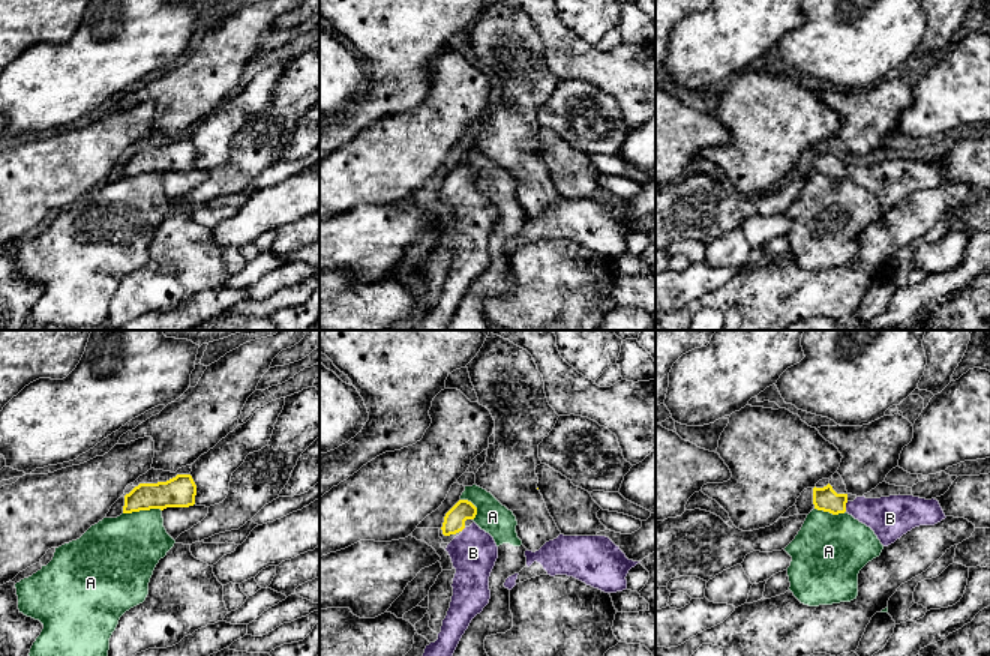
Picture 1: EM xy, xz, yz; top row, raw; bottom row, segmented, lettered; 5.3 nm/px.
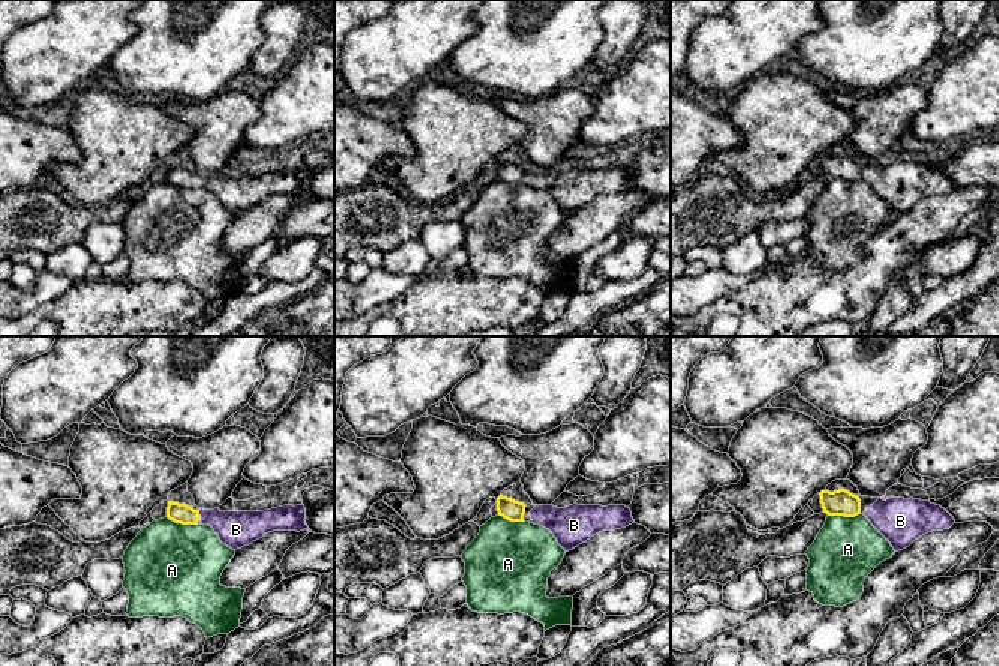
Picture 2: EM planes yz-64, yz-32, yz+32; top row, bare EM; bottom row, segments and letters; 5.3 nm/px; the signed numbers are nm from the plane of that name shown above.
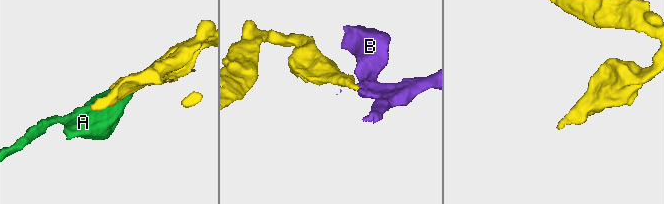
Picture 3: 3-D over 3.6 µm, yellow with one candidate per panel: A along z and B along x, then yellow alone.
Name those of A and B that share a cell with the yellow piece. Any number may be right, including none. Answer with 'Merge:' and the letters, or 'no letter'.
Merge: B

